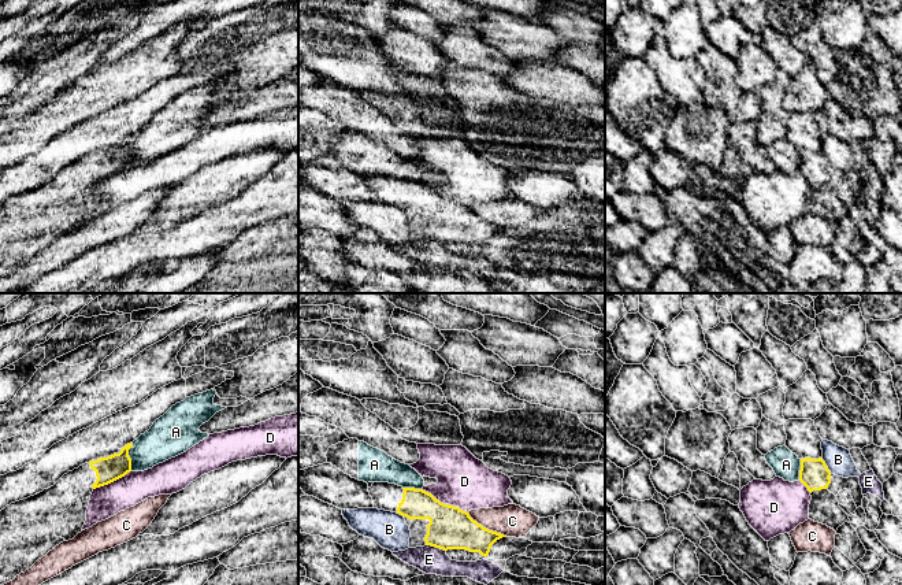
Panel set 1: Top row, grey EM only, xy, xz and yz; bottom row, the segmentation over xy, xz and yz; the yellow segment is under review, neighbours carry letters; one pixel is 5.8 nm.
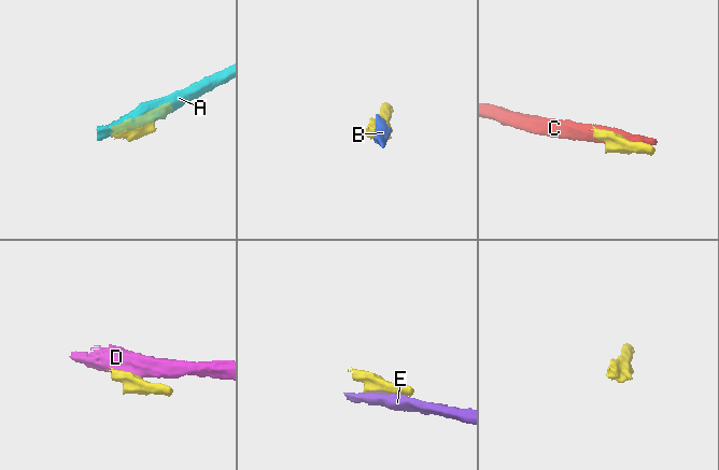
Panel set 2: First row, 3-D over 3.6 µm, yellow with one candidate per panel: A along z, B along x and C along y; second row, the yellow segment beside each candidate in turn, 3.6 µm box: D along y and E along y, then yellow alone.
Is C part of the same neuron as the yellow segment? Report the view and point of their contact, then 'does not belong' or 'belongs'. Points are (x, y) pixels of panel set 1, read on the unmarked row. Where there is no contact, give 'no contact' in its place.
xz (487, 222) | does not belong

